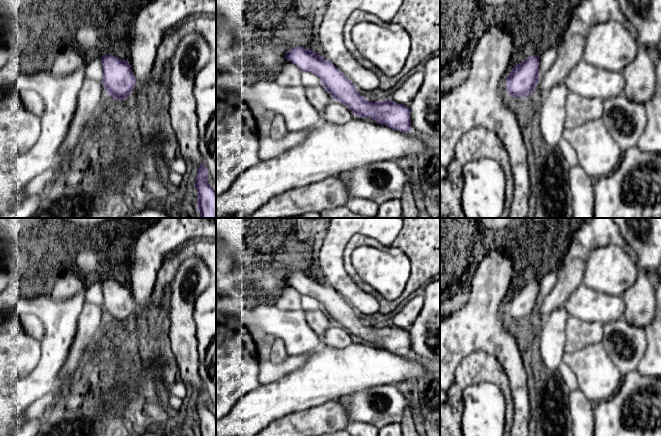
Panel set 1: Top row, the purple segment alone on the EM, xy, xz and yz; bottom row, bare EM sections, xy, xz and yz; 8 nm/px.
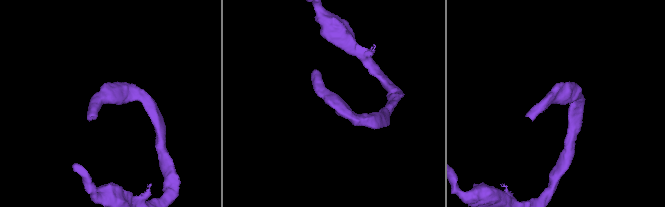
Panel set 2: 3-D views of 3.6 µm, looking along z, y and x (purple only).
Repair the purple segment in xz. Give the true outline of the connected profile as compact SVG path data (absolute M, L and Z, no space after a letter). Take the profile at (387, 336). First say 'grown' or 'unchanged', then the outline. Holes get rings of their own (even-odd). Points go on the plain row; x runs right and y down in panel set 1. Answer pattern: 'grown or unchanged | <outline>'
grown | M293 271L287 278L286 283L296 289L301 295L315 298L321 309L315 311L304 311L308 325L321 337L323 333L333 324L346 329L356 341L371 342L375 346L385 349L400 356L410 356L410 333L408 330L398 328L390 323L379 326L372 326L360 319L356 310L330 285L324 283L318 277L304 271Z

